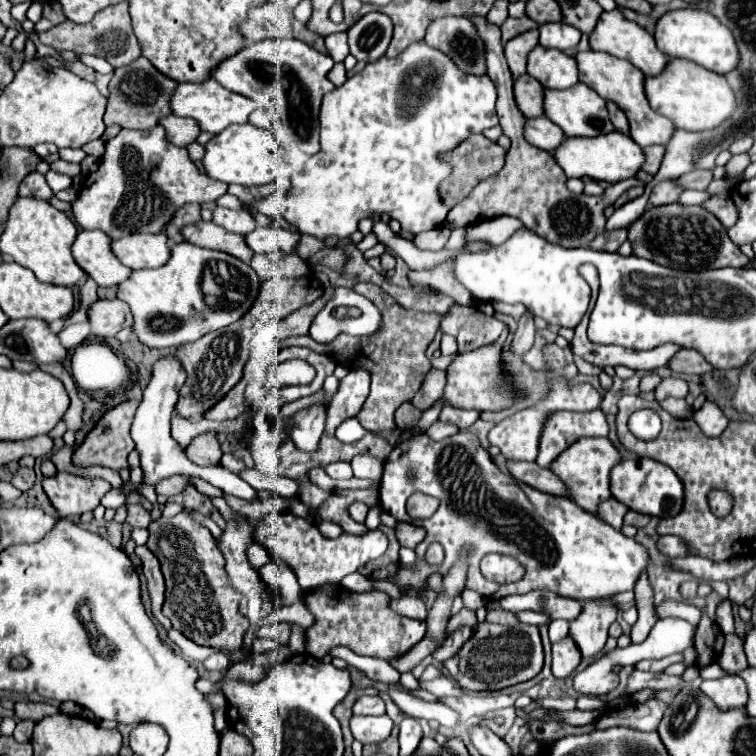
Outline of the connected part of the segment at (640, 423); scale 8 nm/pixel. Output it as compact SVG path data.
M640 409L630 417L628 427L640 439L654 439L660 433L660 417L654 409Z

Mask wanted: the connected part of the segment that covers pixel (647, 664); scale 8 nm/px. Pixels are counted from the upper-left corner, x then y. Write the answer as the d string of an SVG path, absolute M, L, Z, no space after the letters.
M672 655L672 657L664 657L660 661L640 661L636 663L636 669L640 671L650 671L650 673L662 673L668 665L682 661L682 655Z

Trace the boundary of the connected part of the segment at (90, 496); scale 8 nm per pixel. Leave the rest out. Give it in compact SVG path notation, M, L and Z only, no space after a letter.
M58 473L56 477L44 479L44 491L60 517L74 517L98 507L100 499L110 491L110 483Z

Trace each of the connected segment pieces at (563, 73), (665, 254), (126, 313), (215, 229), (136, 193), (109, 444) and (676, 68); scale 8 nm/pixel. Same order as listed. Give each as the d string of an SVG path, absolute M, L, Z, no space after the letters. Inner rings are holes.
M540 45L528 55L528 75L538 79L546 89L568 89L580 81L574 57Z
M678 203L648 209L628 229L628 239L636 257L656 261L658 265L680 271L706 271L720 267L744 267L744 253L732 243L724 225L700 205L682 207Z
M98 299L90 311L90 327L92 327L92 335L102 337L102 339L110 339L114 337L120 329L124 327L132 327L134 317L132 311L126 307L124 301L120 299Z
M200 221L196 225L188 225L184 231L182 231L184 239L198 245L198 247L206 247L206 249L216 249L216 251L222 251L222 253L228 253L236 259L242 259L244 263L250 263L252 257L254 257L254 251L246 245L244 237L236 235L236 233L230 233L230 231L224 231L220 225L216 223L206 223L206 221Z
M156 125L150 133L148 131L134 131L122 129L116 137L106 141L106 153L100 159L98 171L90 173L84 179L84 187L72 205L74 219L82 229L98 229L110 235L112 239L122 239L130 233L160 233L174 217L174 213L188 203L214 203L228 191L226 183L220 183L206 173L202 173L188 155L188 149L176 147L168 141L166 129Z
M124 401L124 403L116 405L114 409L110 409L108 413L104 413L104 417L98 421L98 425L88 433L84 443L74 451L74 457L72 457L74 465L80 465L80 467L104 465L104 467L112 467L112 469L128 467L126 457L134 449L134 443L130 437L130 425L132 425L136 407L138 407L138 401Z
M670 59L664 75L646 77L646 95L650 99L650 107L656 113L666 115L672 119L680 129L686 131L710 131L720 127L726 119L730 119L736 111L736 95L728 85L724 75L706 71L704 67L684 61L684 59Z

